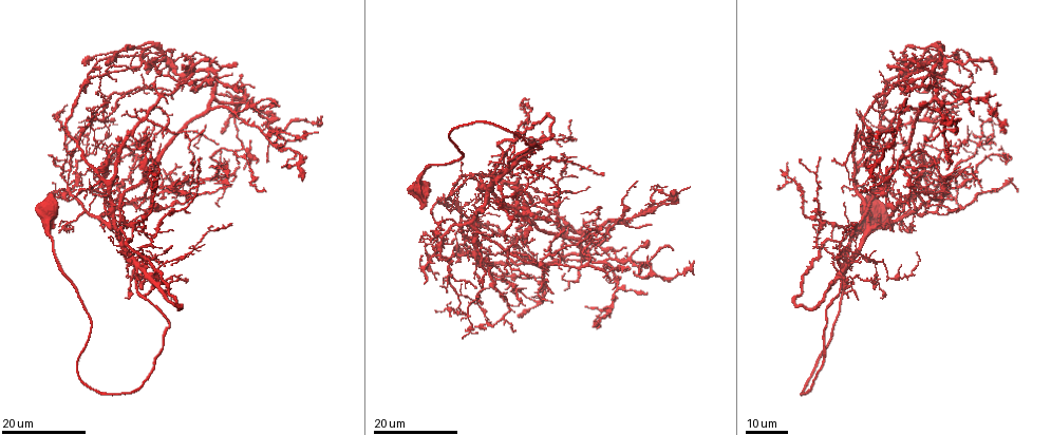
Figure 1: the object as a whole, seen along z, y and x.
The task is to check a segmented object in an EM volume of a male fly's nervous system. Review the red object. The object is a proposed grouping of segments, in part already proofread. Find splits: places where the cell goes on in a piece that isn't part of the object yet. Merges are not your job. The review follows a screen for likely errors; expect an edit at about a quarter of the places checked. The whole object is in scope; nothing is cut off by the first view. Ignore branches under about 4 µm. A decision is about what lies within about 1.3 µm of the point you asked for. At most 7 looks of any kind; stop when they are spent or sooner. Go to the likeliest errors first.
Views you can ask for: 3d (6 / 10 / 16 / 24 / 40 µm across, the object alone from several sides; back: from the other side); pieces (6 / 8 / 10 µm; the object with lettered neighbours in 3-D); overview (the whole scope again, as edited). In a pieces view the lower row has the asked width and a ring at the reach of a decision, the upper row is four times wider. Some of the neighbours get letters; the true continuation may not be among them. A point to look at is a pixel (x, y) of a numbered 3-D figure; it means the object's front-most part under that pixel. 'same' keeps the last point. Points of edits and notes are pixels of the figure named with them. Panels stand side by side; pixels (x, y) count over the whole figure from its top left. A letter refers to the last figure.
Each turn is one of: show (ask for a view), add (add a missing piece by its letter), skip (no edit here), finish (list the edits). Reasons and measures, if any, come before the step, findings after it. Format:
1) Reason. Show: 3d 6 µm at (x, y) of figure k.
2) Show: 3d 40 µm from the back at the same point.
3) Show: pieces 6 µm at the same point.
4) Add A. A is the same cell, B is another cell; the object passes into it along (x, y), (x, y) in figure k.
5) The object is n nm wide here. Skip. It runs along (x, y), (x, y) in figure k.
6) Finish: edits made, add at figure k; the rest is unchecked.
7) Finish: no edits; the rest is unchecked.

Long arm stops here. Show: 3d 24 µm at (316, 133) of figure 1.

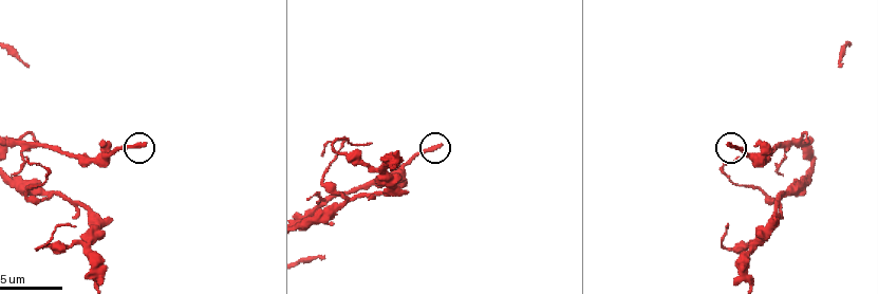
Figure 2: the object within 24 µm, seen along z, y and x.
What lies round it. Show: pieces 10 µm at (728, 144) of figure 2.

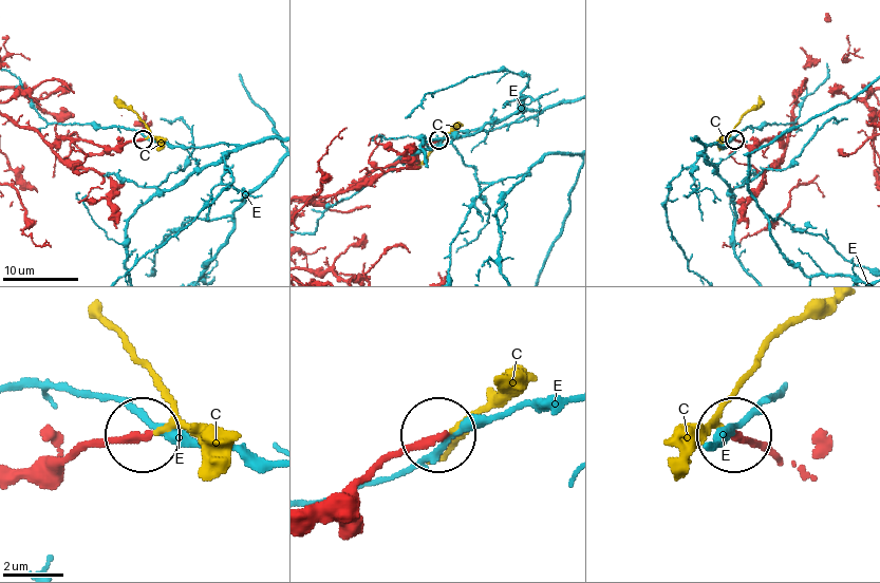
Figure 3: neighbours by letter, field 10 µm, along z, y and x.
Add C. C is the same cell, E is another cell; the object passes into it along (125, 146), (144, 139), (150, 131), (115, 97) in figure 3; the cell continues.

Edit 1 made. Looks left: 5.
Show: overview.

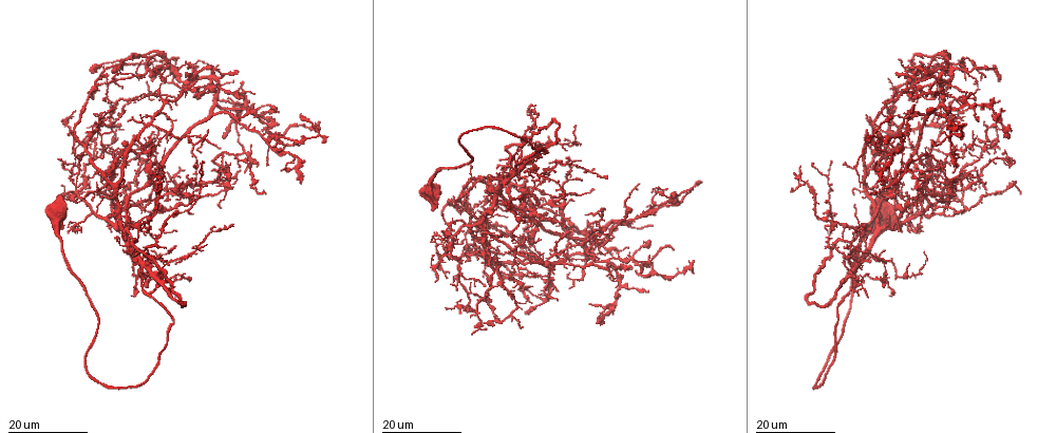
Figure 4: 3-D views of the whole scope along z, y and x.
Tapers out. Show: 3d 16 µm at (220, 148) of figure 4.

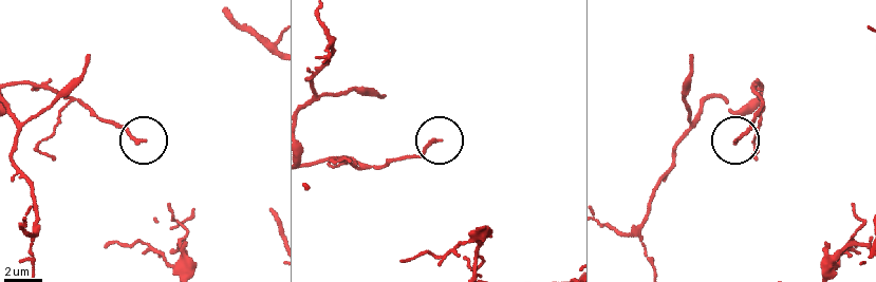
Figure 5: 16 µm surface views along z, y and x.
Show: pieces 8 µm at (737, 142) of figure 5.

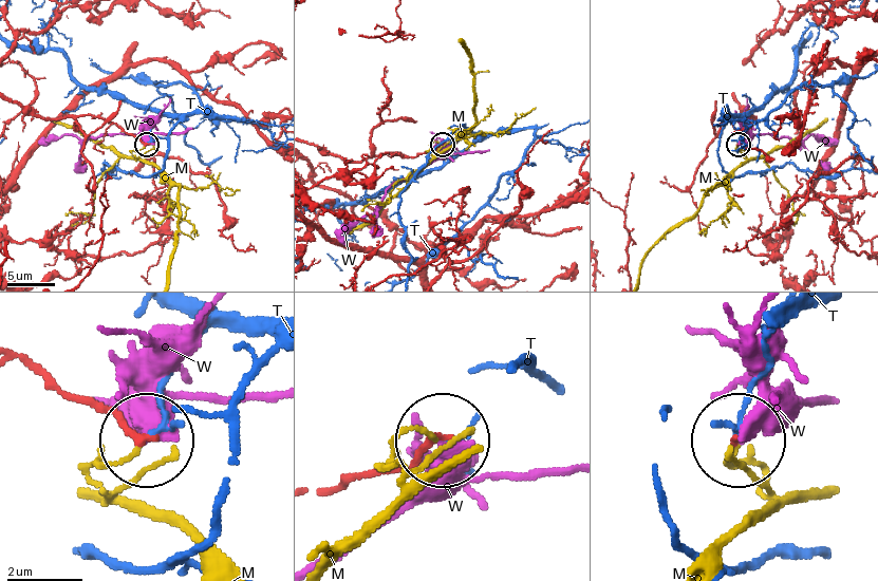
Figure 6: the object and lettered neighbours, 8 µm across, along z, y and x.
The object is 160 nm wide here. Skip. M, T and W are other cells; no lettered piece goes on from it.

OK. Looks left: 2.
An open end. Show: pieces 6 µm at (840, 62) of figure 2.

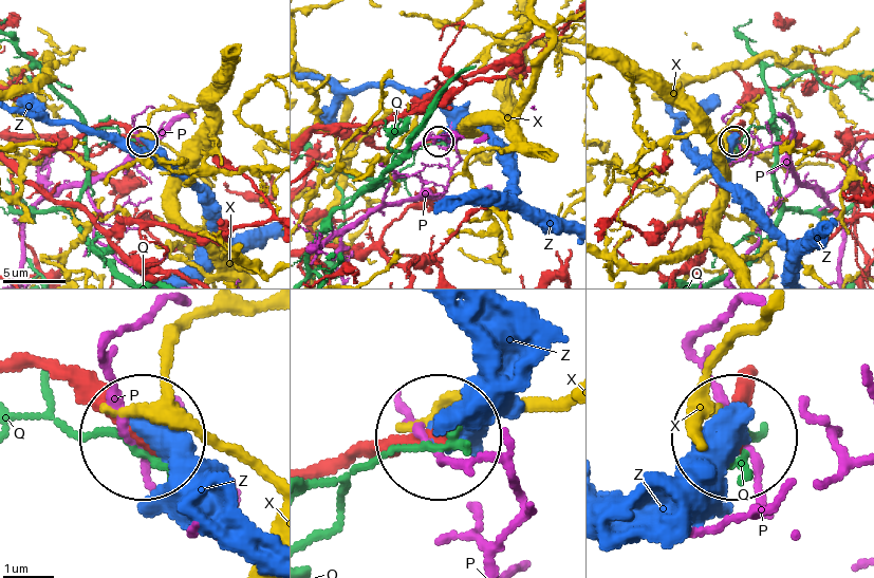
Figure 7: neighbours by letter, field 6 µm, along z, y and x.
Skip. P, Q, X and Z are other cells; it runs along (318, 470), (428, 436) in figure 7; no lettered piece goes on from it.

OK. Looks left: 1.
Finish: edits made, add at figure 3; the rest is unchecked.

